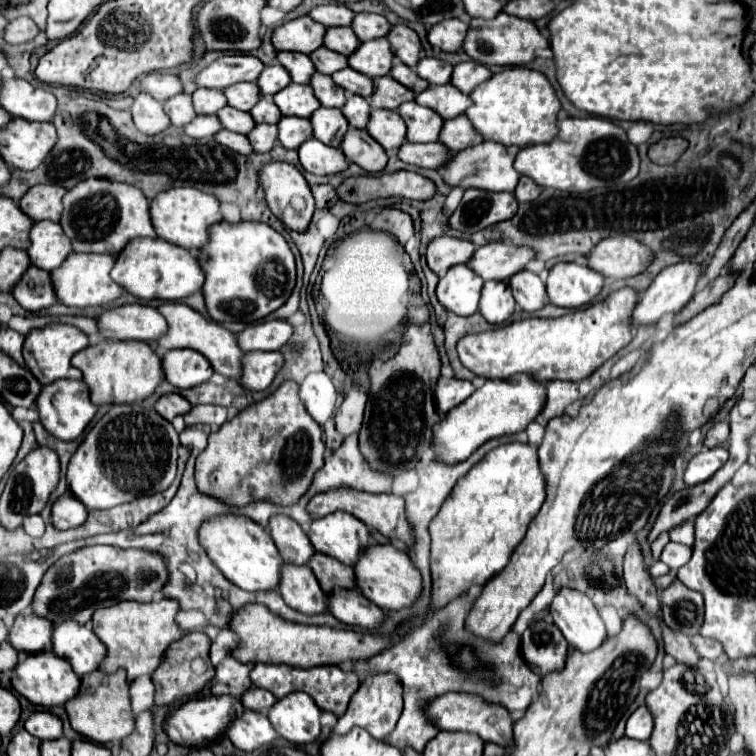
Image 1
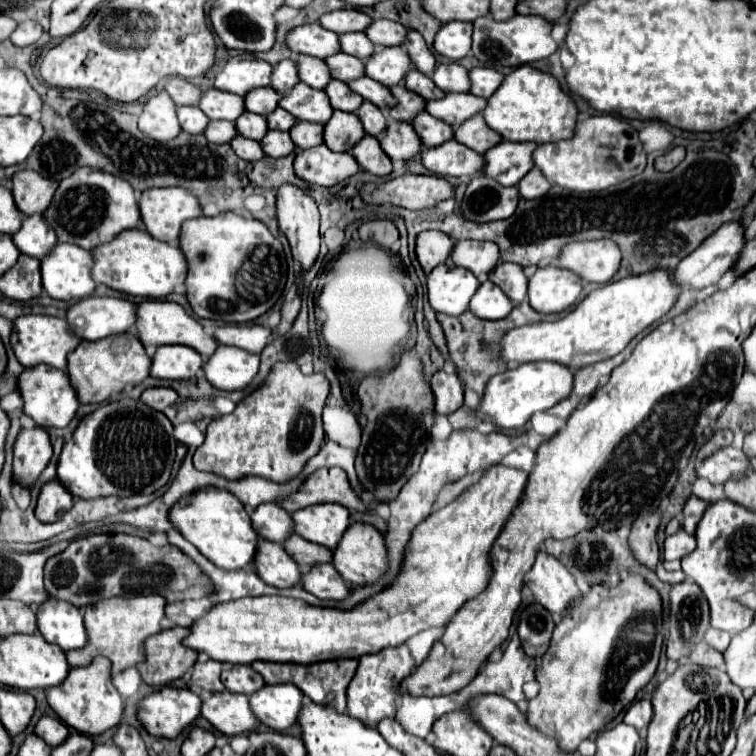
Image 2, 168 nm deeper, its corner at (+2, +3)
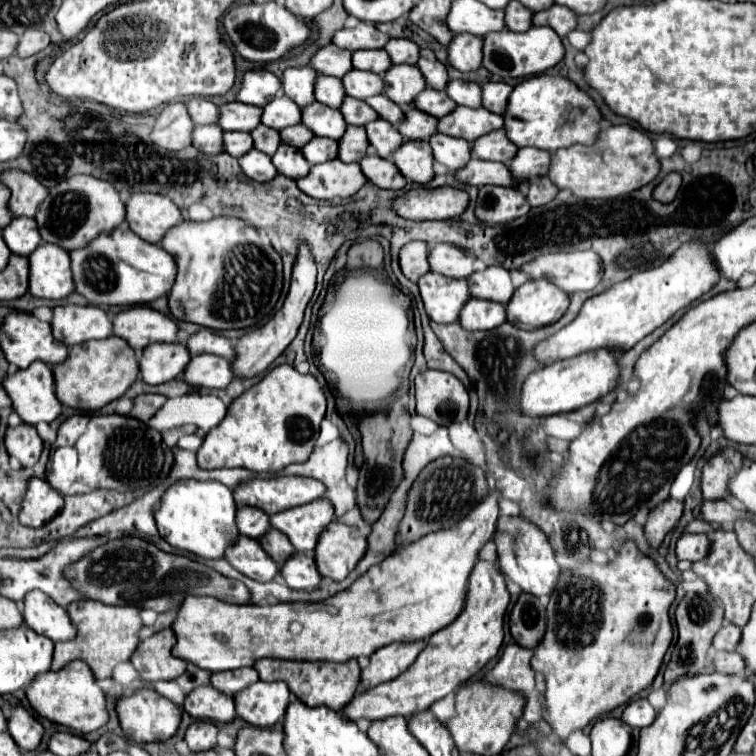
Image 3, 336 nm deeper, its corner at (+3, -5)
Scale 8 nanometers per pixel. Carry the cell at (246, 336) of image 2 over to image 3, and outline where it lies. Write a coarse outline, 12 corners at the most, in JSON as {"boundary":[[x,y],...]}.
{"boundary":[[202,329],[188,337],[192,355],[212,353],[234,359],[230,339]]}

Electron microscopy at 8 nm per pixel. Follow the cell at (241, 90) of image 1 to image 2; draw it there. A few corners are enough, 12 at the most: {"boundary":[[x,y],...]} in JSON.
{"boundary":[[271,87],[251,89],[245,99],[247,111],[267,115],[281,95]]}

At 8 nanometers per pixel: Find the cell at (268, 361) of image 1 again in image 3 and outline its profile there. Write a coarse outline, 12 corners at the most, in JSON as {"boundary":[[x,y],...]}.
{"boundary":[[194,355],[182,381],[194,389],[224,389],[230,363],[218,355]]}

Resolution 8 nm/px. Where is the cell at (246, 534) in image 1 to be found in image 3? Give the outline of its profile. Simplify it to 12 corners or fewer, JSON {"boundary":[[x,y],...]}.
{"boundary":[[172,483],[154,511],[172,547],[222,559],[238,537],[232,491]]}

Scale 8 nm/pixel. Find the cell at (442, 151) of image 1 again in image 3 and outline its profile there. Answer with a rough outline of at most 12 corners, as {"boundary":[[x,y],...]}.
{"boundary":[[470,159],[456,171],[468,185],[514,187],[502,163]]}

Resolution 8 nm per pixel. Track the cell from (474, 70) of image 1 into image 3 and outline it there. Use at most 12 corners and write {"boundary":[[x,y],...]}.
{"boundary":[[484,83],[484,107],[494,113],[506,109],[512,87],[506,83]]}

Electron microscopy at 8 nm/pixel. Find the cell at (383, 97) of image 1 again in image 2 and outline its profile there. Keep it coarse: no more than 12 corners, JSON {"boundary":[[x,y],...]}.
{"boundary":[[389,87],[397,105],[389,107],[395,121],[411,121],[425,101],[407,87]]}

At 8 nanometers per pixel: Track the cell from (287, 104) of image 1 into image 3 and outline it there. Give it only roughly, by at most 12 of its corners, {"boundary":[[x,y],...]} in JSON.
{"boundary":[[322,103],[302,109],[302,123],[318,137],[342,139],[346,121]]}

